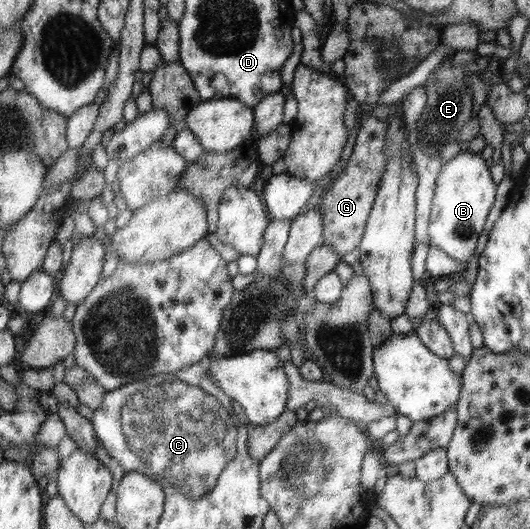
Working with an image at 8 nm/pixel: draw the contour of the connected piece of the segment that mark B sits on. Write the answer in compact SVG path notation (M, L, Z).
M460 151L443 164L434 189L431 214L429 215L429 244L439 247L457 262L467 262L477 250L479 235L485 227L487 213L495 201L495 181L489 167L477 152Z

